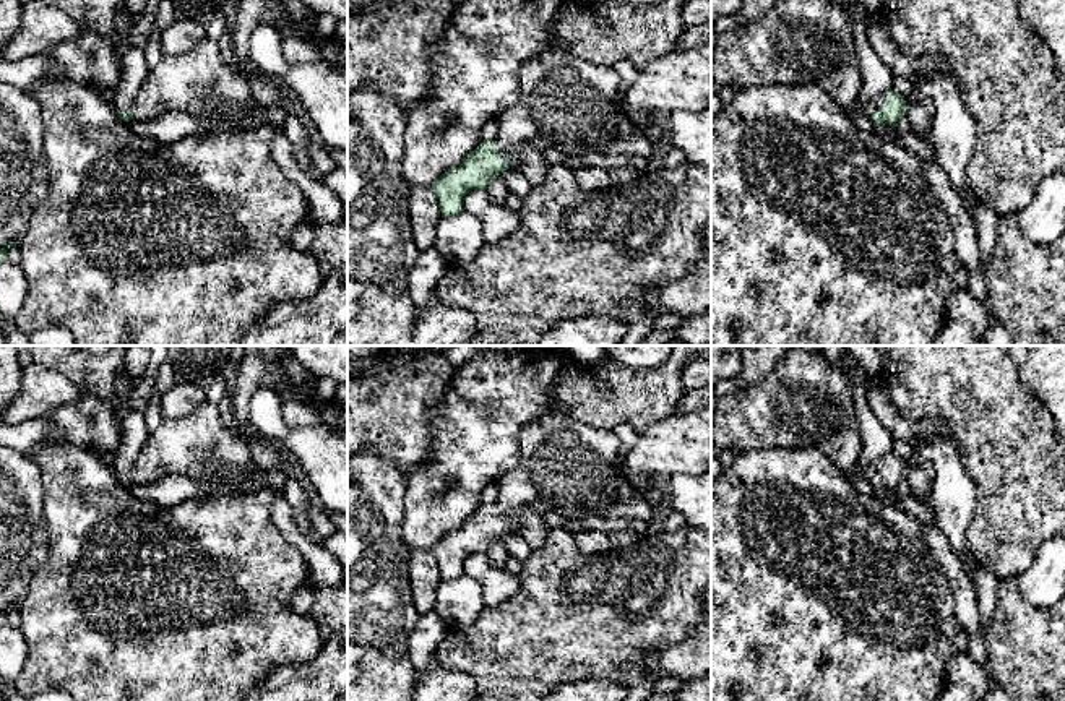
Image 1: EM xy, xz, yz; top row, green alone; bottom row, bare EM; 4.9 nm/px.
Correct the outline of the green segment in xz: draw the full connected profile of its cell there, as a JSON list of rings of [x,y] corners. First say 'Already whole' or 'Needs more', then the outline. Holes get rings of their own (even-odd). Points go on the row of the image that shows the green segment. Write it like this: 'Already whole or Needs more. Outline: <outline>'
Needs more. Outline: [[[552,41],[520,68],[520,99],[497,118],[498,136],[433,183],[442,216],[463,213],[466,195],[510,169],[508,156],[521,143],[550,138],[558,148],[597,148],[638,135],[620,107],[619,81],[614,67],[589,63]]]

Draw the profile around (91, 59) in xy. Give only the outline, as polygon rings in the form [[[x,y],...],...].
[[[80,24],[80,32],[42,54],[47,58],[47,76],[42,81],[76,81],[93,88],[117,91],[122,81],[122,57],[117,45]]]

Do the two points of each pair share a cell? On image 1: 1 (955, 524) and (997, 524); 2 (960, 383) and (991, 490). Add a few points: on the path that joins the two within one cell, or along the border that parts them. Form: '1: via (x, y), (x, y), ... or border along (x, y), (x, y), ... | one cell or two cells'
1: border along (976, 487), (968, 533), (973, 557) | two cells
2: via (986, 409), (991, 414), (991, 464) | one cell

